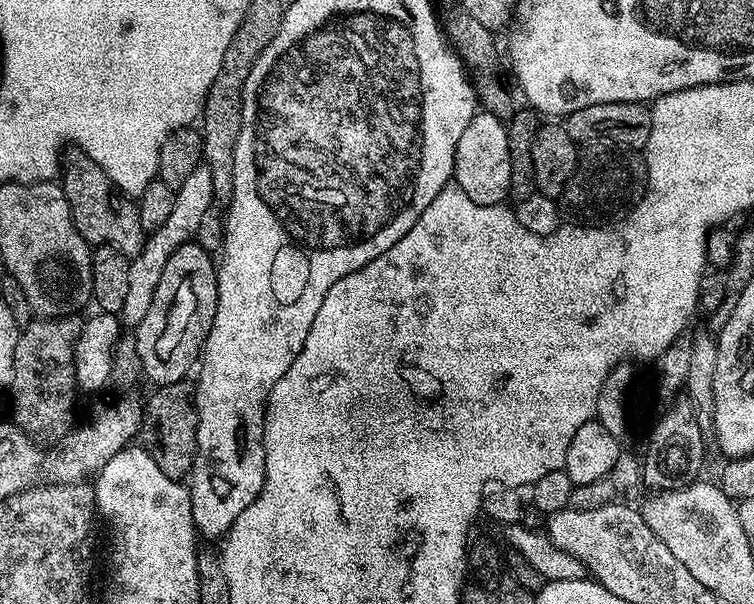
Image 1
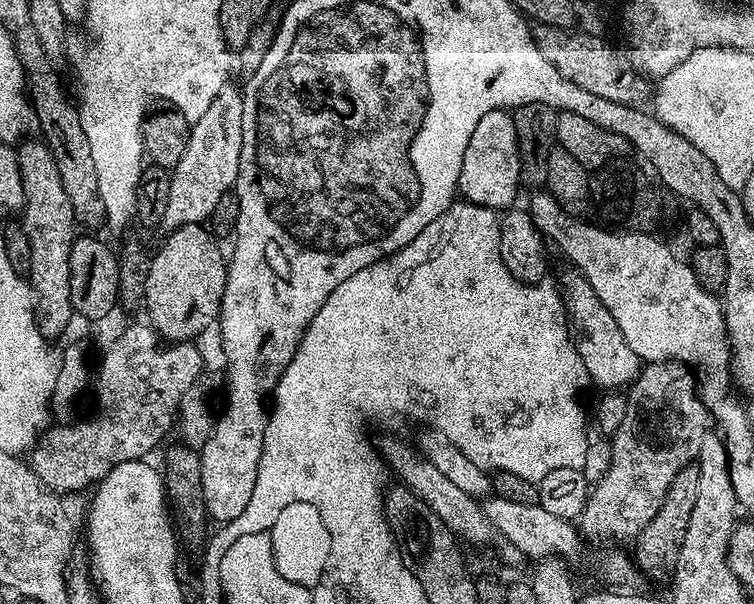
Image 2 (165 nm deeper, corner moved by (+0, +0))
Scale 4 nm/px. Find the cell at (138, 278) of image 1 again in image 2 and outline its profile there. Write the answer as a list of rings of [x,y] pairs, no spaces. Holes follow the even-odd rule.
[[[232,82],[224,84],[222,90],[218,90],[218,98],[214,98],[214,102],[210,102],[210,107],[206,110],[206,114],[202,114],[202,118],[198,118],[198,122],[191,125],[192,133],[186,142],[186,150],[182,154],[180,161],[177,162],[176,167],[171,169],[170,199],[166,206],[166,214],[163,216],[162,222],[159,225],[165,233],[173,232],[176,228],[181,228],[187,224],[204,224],[205,222],[211,221],[212,215],[214,214],[214,206],[218,206],[218,198],[222,198],[222,194],[233,191],[236,187],[240,159],[242,158],[242,110],[244,109],[244,93],[239,87],[235,88],[234,84]]]

